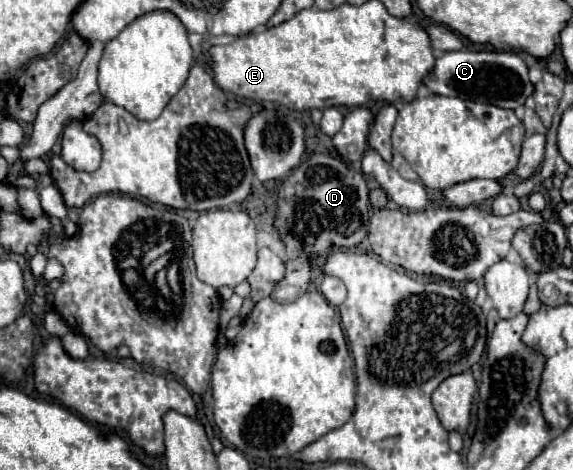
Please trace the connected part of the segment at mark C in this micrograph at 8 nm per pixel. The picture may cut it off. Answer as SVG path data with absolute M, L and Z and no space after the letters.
M447 51L437 57L429 79L425 79L425 85L431 93L443 93L447 97L459 95L459 99L491 103L505 109L523 105L525 99L533 93L533 83L529 81L527 67L523 59L513 51Z

